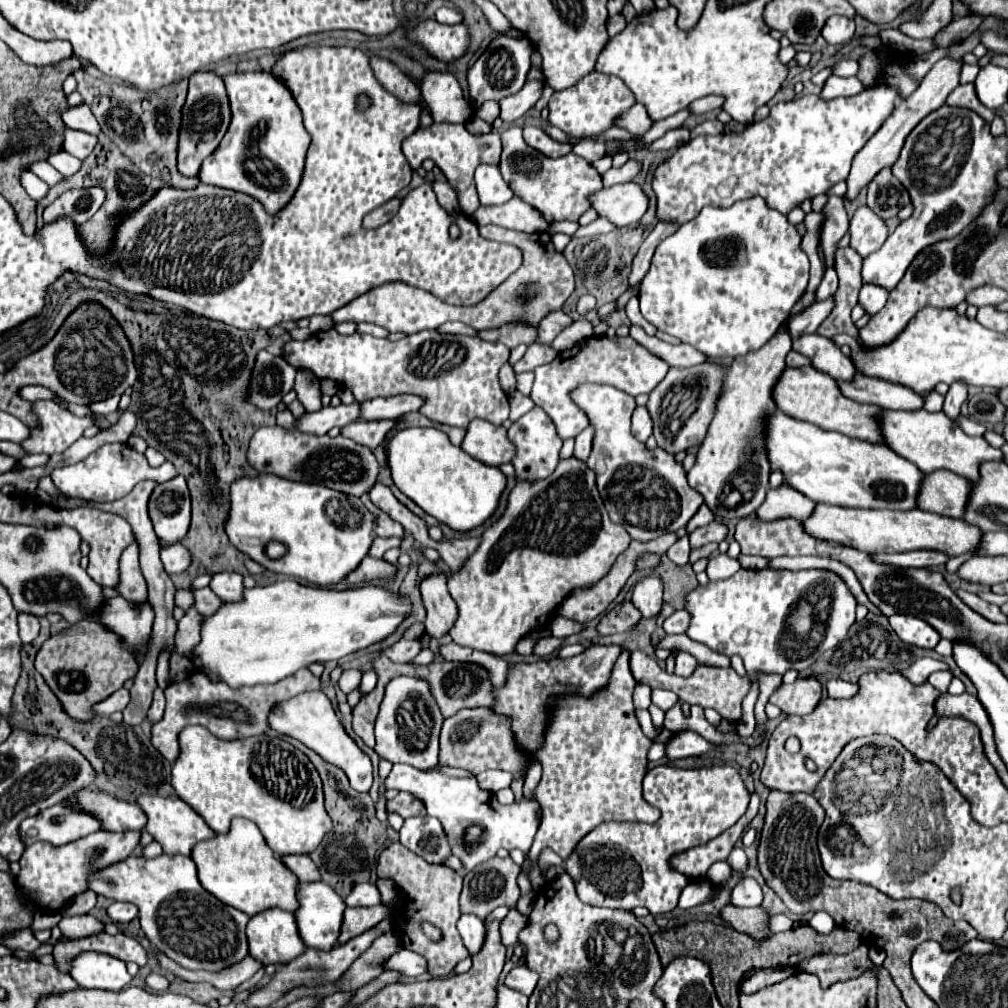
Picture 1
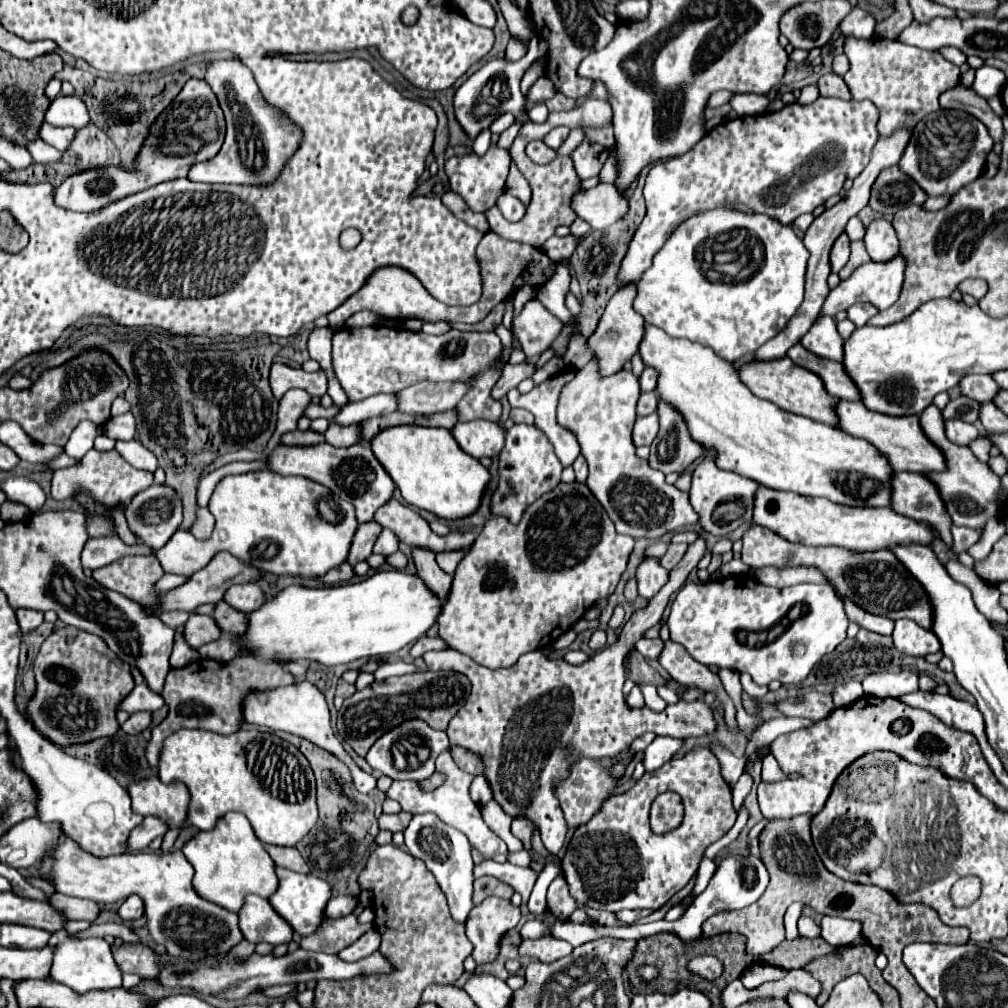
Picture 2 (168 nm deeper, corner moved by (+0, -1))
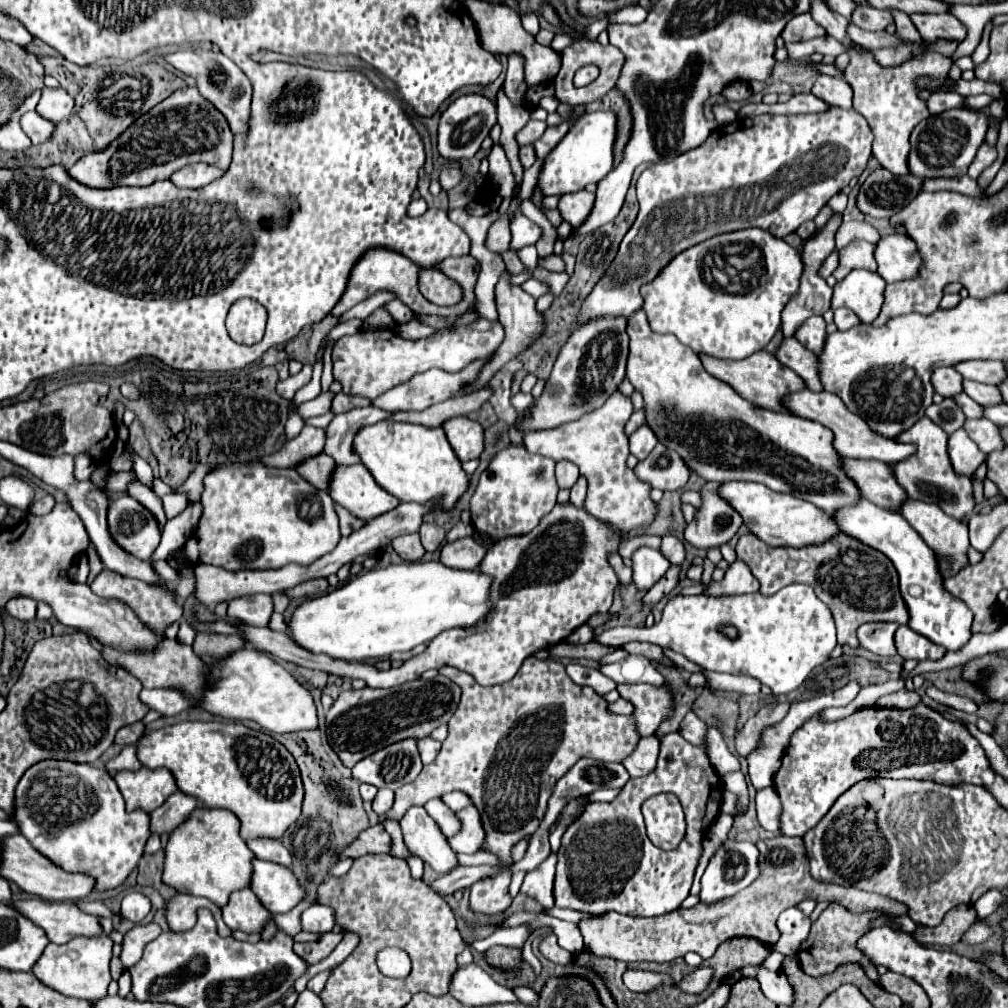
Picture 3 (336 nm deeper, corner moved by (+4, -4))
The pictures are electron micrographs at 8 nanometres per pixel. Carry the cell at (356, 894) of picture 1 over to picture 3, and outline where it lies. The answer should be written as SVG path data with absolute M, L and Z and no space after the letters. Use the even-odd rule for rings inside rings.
M315 903L309 909L305 909L301 915L301 929L307 933L325 933L331 931L333 927L335 927L333 907Z

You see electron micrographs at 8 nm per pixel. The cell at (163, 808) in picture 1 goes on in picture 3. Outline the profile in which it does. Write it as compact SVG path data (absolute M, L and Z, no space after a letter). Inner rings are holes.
M141 767L139 771L119 771L113 779L125 797L127 811L143 809L151 813L177 791L175 779L167 769Z

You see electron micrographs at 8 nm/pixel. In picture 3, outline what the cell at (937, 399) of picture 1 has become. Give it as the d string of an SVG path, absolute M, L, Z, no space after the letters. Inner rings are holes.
M923 417L921 421L917 421L909 431L899 435L897 439L903 443L917 445L917 453L911 459L897 463L897 467L893 465L893 473L897 477L897 483L907 491L909 499L935 503L947 515L955 517L957 521L963 521L963 517L973 513L975 497L973 497L971 481L969 481L969 477L957 475L953 471L953 465L949 463L949 455L947 455L947 435L945 435L945 431L941 431L941 427L937 427L931 419Z

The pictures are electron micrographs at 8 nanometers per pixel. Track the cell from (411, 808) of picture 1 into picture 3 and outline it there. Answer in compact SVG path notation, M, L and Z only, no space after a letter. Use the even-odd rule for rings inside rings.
M377 823L369 829L365 829L349 847L345 847L341 853L341 859L343 857L357 859L367 853L389 853L389 845L391 845L389 833L383 829L383 825Z

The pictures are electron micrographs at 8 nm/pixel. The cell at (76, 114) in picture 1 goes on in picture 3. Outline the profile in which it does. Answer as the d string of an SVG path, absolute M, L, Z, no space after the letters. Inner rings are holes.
M43 87L43 95L37 105L37 113L49 119L51 123L61 123L61 119L67 119L69 115L73 115L73 107L75 103L69 93L65 93L63 89Z

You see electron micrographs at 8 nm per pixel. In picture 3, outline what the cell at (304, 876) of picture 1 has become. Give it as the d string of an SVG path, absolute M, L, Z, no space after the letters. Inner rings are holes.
M251 839L247 841L247 845L257 859L291 867L291 853L283 847L279 839Z

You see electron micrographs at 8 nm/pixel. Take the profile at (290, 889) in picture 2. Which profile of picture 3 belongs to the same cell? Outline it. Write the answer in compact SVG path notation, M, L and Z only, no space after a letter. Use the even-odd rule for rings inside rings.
M253 859L251 891L273 915L289 913L307 895L307 889L299 883L289 867L261 859Z

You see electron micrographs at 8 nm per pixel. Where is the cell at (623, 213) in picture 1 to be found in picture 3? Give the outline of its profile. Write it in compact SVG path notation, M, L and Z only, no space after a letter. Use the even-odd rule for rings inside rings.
M589 191L567 193L559 201L559 211L567 223L571 223L573 227L579 227L589 217L593 203L595 203L595 193L589 193Z

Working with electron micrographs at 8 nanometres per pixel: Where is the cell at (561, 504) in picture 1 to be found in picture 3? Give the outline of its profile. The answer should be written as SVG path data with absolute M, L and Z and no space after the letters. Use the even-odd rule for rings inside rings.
M571 501L555 503L553 511L545 515L533 531L495 541L479 563L479 571L493 579L489 591L489 599L493 599L493 615L469 631L463 631L461 627L443 631L421 655L415 655L401 667L389 671L377 671L367 663L347 663L329 659L327 655L313 655L295 645L289 635L271 631L269 627L249 627L241 623L239 633L255 651L271 653L273 657L307 669L363 679L369 687L397 687L417 679L427 669L439 669L443 665L471 673L481 685L497 685L509 681L519 671L521 663L535 651L551 649L583 625L593 613L609 611L619 583L609 563L609 555L617 553L619 543L621 535L615 533L609 523L593 519L585 509L573 507Z

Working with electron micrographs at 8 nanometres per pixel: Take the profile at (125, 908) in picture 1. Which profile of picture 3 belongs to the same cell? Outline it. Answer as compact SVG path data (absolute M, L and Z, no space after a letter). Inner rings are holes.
M133 891L129 895L123 897L121 901L121 917L133 921L133 923L139 923L145 919L145 915L151 911L151 903L145 895Z

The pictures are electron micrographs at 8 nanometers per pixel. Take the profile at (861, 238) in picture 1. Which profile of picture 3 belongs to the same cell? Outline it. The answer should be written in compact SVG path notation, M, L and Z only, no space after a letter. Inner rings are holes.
M899 233L885 235L877 241L875 261L877 261L877 273L887 283L911 279L913 275L917 275L917 269L921 265L915 243Z

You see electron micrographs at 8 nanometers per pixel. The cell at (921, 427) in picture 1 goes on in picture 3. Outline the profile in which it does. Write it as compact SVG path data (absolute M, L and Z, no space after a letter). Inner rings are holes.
M803 389L803 391L797 391L797 393L791 393L789 397L785 397L783 401L791 411L793 415L799 415L799 417L805 417L805 419L811 419L811 421L819 421L821 425L829 427L833 433L835 433L835 449L845 455L845 457L851 457L851 459L877 459L877 461L883 461L887 465L895 465L899 461L905 461L909 459L911 455L915 455L915 445L913 443L901 443L897 441L895 437L885 437L885 435L877 435L867 423L865 419L853 415L845 403L841 403L841 399L837 399L837 395L833 393L827 393L827 391L821 391L821 393L813 393L809 389Z

